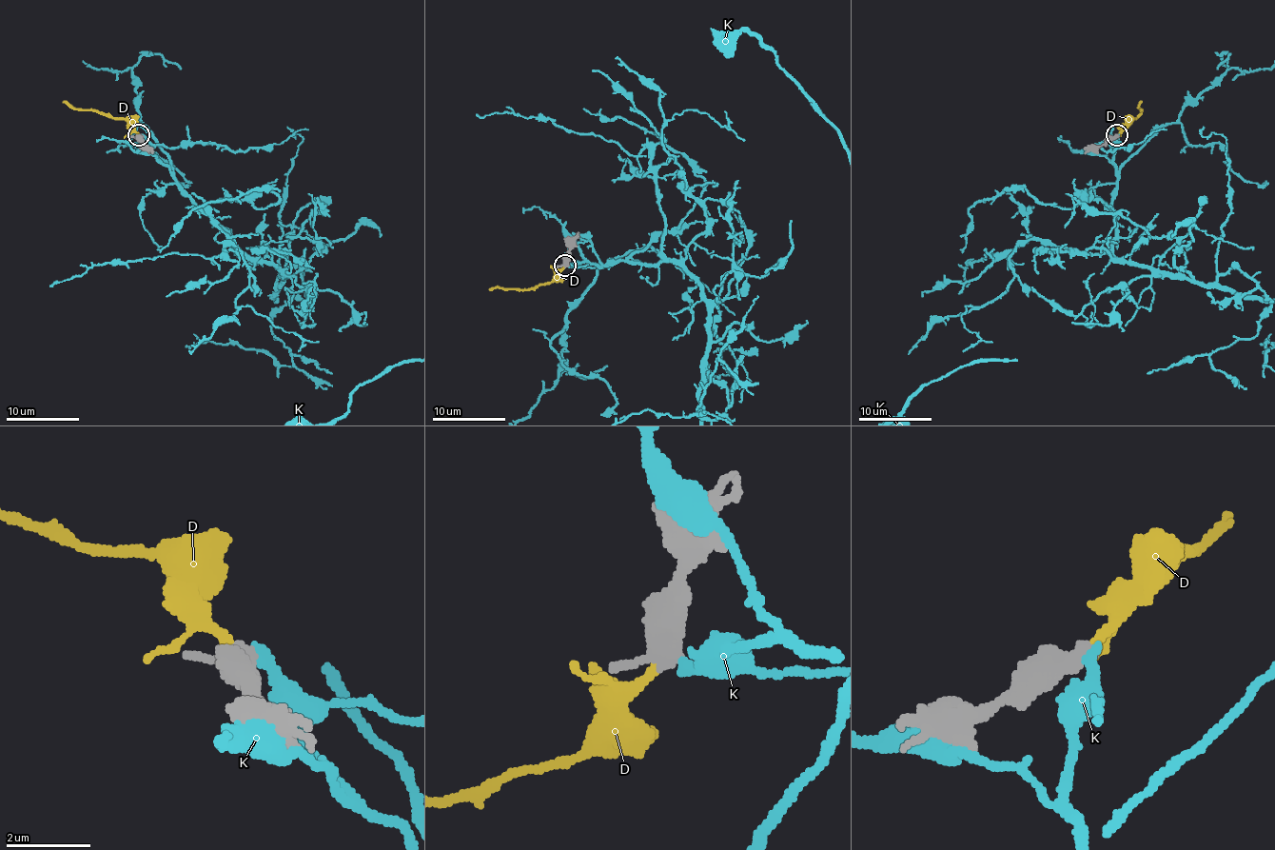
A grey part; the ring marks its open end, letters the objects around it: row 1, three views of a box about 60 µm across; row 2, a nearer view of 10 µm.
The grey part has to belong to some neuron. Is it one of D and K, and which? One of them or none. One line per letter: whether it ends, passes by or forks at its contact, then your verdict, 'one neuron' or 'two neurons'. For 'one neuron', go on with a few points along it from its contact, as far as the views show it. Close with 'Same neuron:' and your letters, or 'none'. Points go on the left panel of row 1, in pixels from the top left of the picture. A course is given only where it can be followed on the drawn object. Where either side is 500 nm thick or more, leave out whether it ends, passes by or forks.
D: it ends there; one neuron; it runs (139, 134), (123, 120), (101, 112), (71, 108), (62, 101)
K: it ends there; two neurons
Same neuron: D

